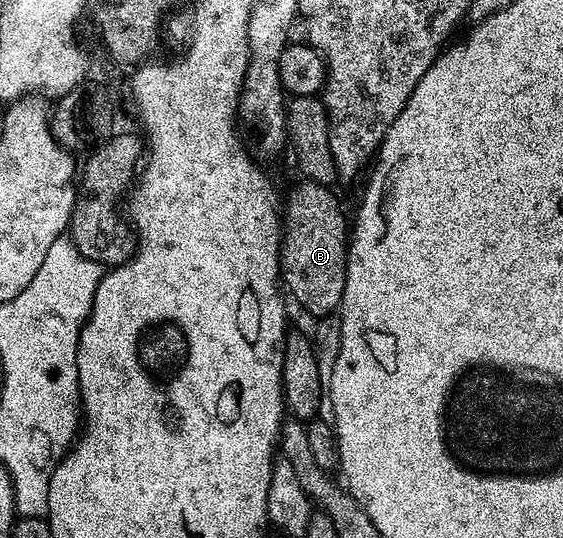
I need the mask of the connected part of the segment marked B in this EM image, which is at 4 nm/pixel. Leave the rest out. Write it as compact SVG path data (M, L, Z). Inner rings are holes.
M300 182L300 185L293 190L292 193L287 193L286 196L286 211L282 216L282 249L280 252L280 267L282 269L282 280L292 291L292 296L305 308L308 312L313 312L316 318L321 318L329 314L335 313L339 309L342 298L344 297L344 287L346 286L346 270L348 269L348 245L350 243L350 220L344 217L344 212L340 209L340 200L332 193L333 189L327 184L313 184L311 182Z

